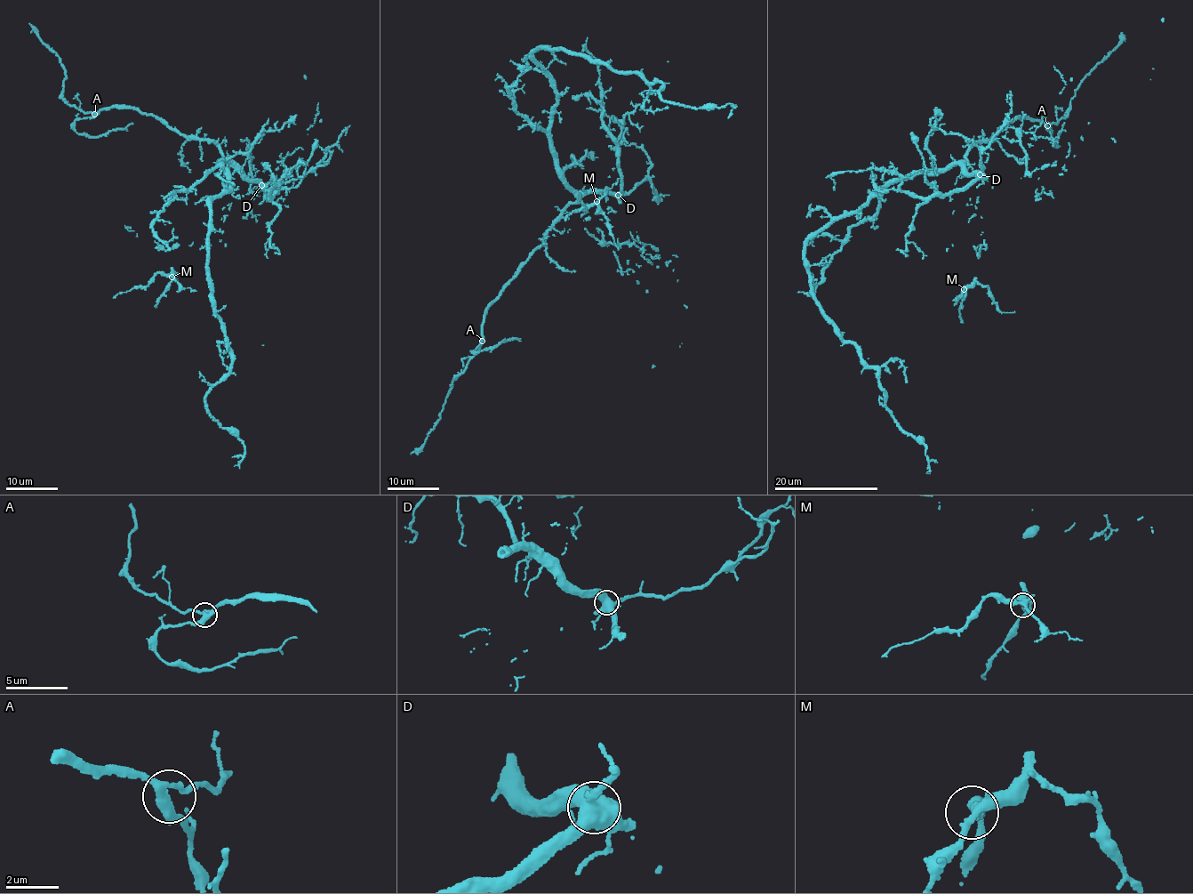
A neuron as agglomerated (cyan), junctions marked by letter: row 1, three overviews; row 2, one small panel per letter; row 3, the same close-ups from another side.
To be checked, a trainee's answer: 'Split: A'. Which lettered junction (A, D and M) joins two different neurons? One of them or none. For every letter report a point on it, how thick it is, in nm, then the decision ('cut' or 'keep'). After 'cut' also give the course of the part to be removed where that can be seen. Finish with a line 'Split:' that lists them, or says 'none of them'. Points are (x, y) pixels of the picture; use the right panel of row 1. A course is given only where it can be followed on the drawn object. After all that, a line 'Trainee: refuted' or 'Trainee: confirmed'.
A: (1047, 125) | 320 nm | keep
D: (980, 174) | 700 nm | keep
M: (964, 289) | 320 nm | keep
Split: none of them
Trainee: refuted

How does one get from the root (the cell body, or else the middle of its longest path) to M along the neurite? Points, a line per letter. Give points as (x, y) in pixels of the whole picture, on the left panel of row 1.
M: (220, 165), (236, 165), (260, 185), (190, 245), (178, 244), (172, 249), (172, 277)

